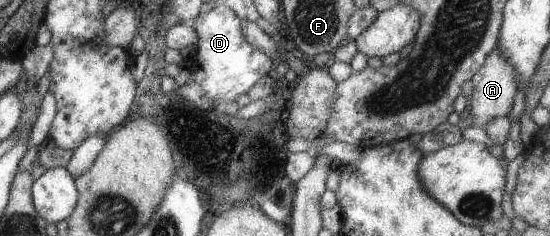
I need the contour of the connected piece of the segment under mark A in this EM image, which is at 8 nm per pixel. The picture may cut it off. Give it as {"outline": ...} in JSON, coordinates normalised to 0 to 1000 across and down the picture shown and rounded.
{"outline":[[[900,203],[889,220],[889,237],[882,246],[878,280],[860,314],[856,339],[858,394],[849,415],[849,458],[855,483],[856,534],[867,534],[880,551],[882,525],[896,500],[920,500],[933,441],[936,407],[936,297],[933,280],[911,237],[911,220]]]}

